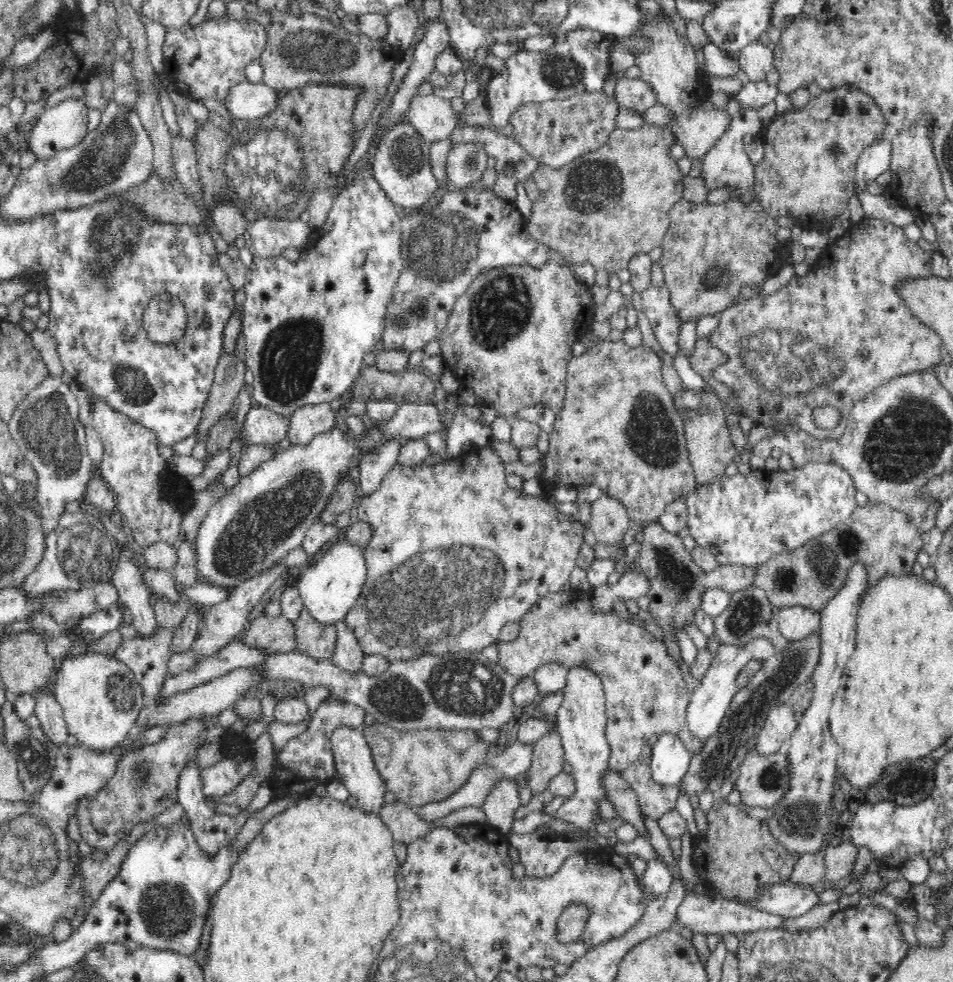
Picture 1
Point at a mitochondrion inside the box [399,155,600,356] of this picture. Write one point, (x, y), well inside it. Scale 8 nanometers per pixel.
(499, 311)

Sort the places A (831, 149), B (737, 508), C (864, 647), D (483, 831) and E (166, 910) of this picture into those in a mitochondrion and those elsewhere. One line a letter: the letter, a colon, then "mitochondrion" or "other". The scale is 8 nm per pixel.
A: mitochondrion
B: other
C: other
D: other
E: mitochondrion

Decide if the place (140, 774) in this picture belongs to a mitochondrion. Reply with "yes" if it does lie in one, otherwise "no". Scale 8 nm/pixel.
yes

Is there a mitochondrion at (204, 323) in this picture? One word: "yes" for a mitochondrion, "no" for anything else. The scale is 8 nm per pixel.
no

